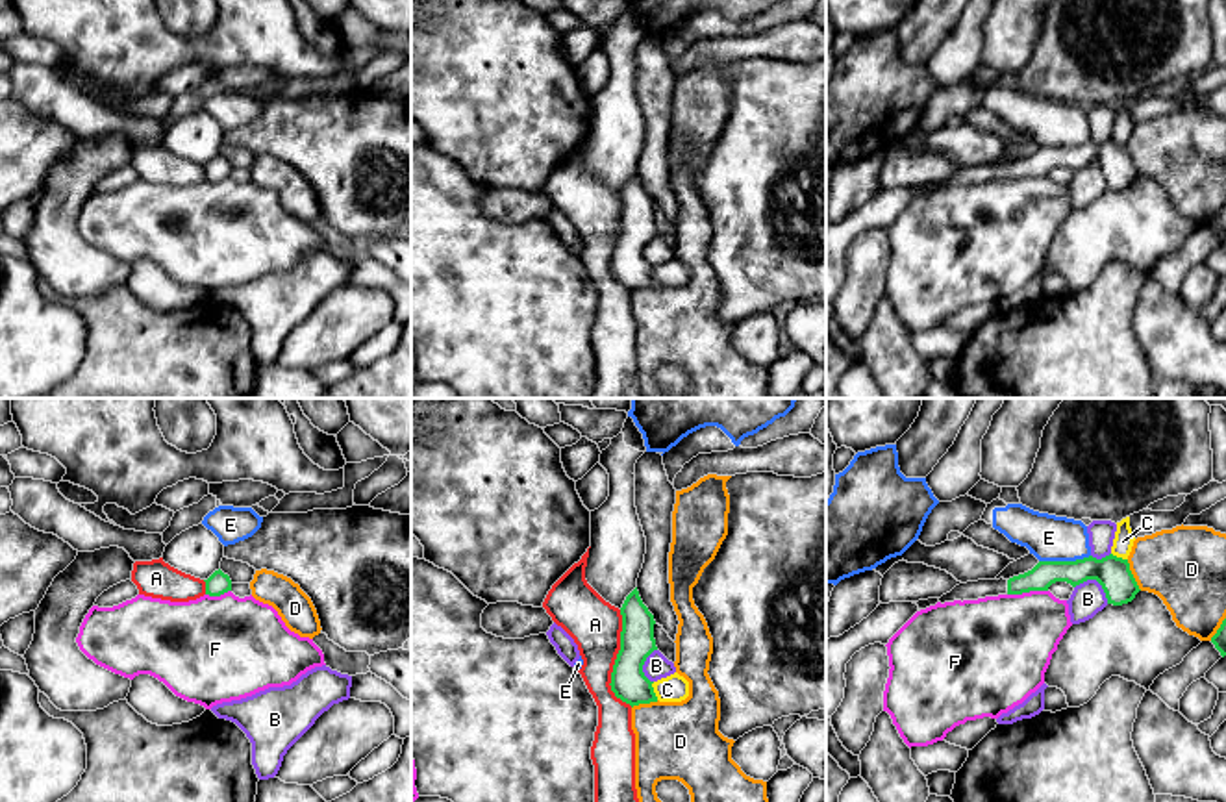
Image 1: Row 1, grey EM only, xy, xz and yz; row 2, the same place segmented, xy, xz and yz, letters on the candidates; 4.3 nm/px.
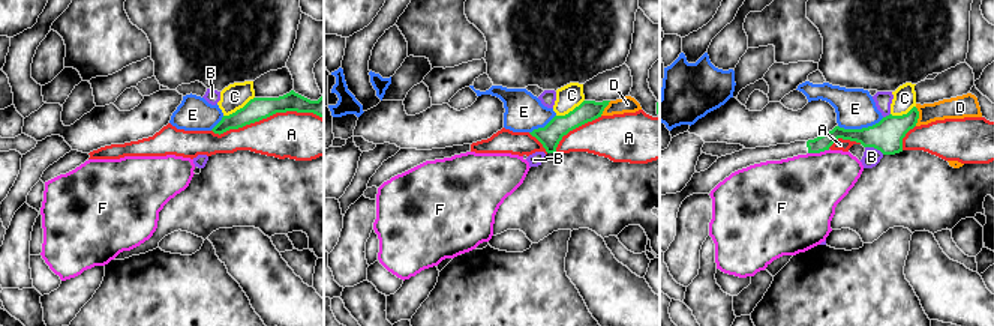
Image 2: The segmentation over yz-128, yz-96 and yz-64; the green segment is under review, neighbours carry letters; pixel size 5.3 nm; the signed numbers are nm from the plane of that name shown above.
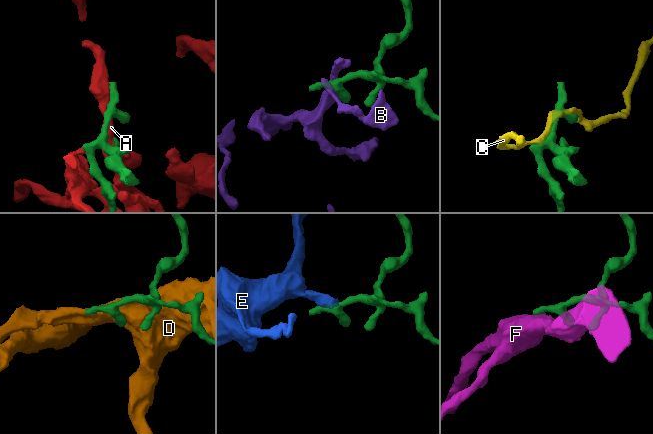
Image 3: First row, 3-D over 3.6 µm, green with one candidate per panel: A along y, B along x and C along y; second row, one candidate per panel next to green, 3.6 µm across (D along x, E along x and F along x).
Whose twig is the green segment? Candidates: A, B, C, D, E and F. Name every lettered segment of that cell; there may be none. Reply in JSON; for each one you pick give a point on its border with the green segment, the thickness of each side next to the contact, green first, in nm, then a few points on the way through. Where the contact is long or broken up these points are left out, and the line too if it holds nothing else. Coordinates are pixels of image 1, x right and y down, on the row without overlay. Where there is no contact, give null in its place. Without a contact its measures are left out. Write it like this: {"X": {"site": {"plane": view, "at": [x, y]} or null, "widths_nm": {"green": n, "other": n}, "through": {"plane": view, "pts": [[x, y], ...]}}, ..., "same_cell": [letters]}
{"same_cell": []}

